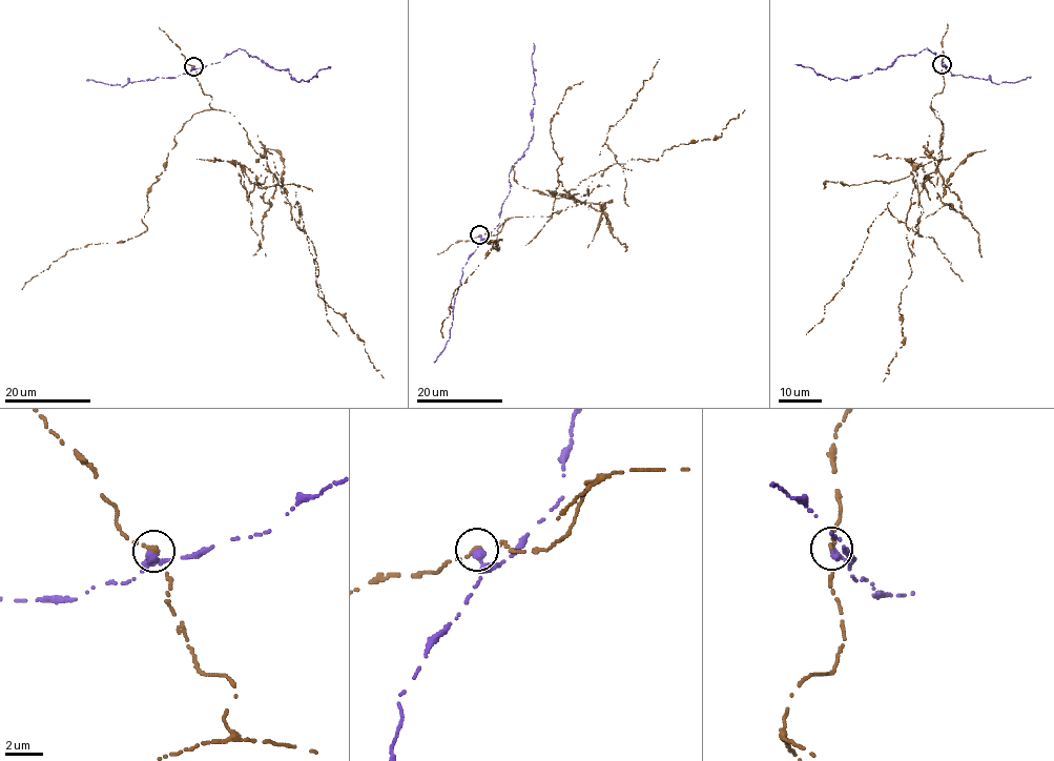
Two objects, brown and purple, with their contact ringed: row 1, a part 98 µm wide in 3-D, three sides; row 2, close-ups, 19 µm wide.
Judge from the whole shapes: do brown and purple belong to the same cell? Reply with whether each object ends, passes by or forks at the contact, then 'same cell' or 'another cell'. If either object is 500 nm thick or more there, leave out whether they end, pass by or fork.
brown passes by; purple ends there; another cell

